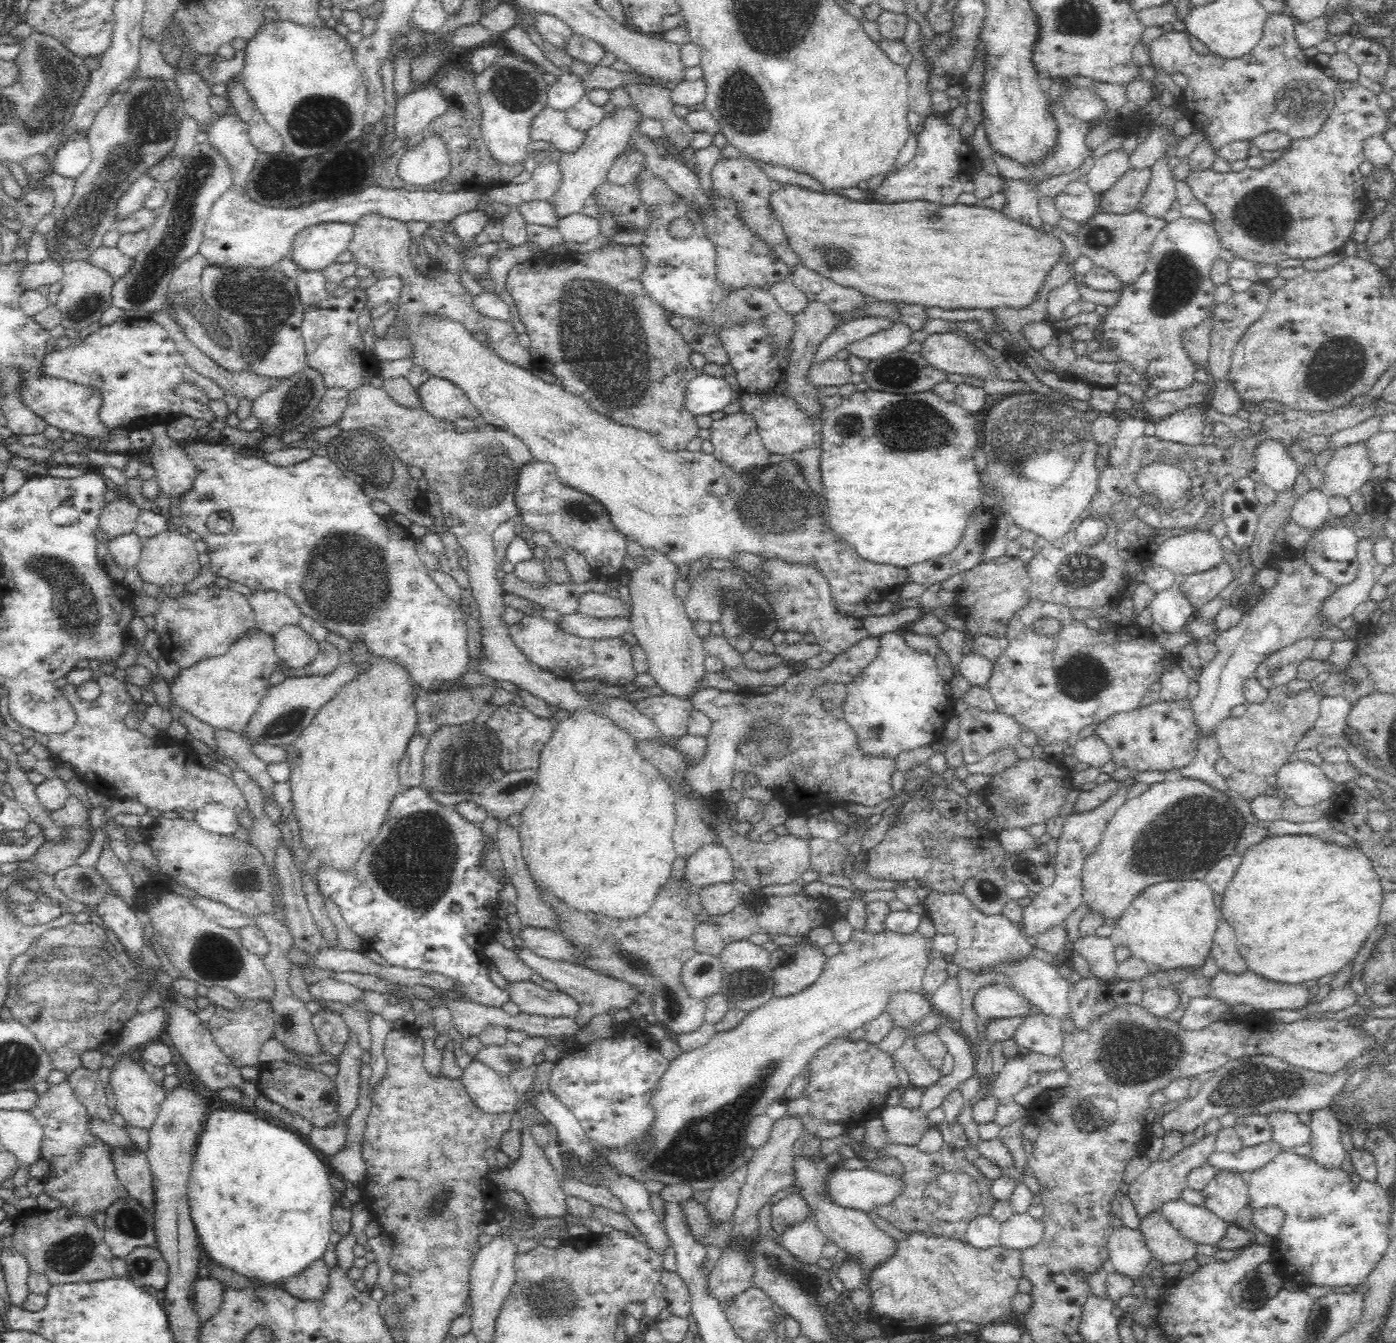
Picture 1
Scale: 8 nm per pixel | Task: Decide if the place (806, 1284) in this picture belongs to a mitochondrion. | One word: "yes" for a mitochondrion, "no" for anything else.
yes

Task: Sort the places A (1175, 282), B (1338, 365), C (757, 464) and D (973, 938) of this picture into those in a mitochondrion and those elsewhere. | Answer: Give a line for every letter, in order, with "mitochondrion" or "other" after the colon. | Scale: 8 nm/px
A: mitochondrion
B: mitochondrion
C: mitochondrion
D: other

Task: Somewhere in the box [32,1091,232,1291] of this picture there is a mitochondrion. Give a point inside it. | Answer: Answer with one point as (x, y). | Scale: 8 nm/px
(71, 1254)

